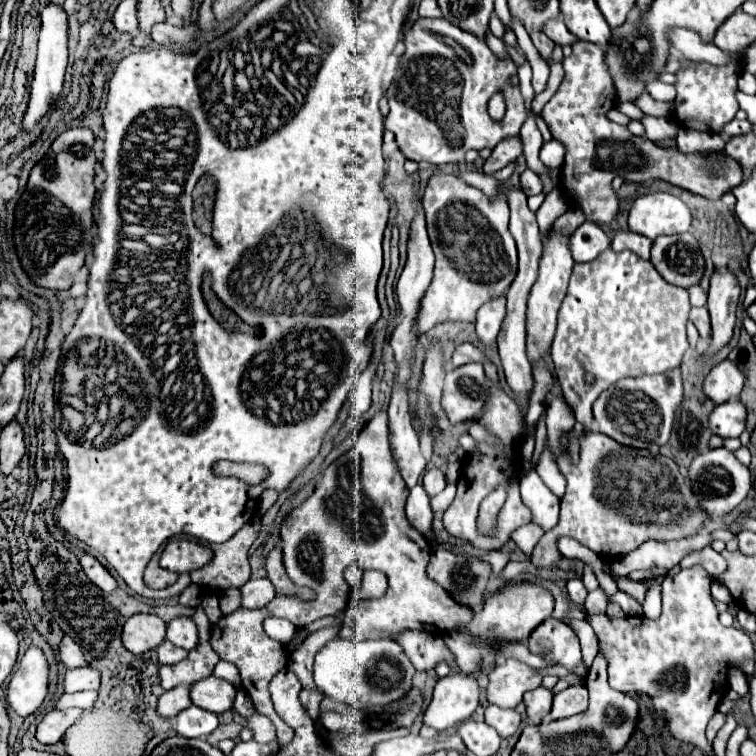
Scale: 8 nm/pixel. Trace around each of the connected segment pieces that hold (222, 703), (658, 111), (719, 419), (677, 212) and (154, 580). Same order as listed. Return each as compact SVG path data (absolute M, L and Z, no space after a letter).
M206 677L198 683L192 685L190 691L192 703L212 711L212 713L224 713L228 709L234 707L234 699L236 699L236 687L224 679L216 679L216 677Z
M646 91L634 99L634 103L646 113L646 115L652 115L652 117L666 117L674 111L674 103L660 103L660 101L654 101Z
M738 399L716 405L716 409L710 415L710 427L716 435L724 439L738 437L746 429L744 405Z
M650 193L632 203L628 217L630 231L648 239L658 235L686 233L692 225L692 213L678 197L670 193Z
M170 540L166 541L160 547L160 549L158 549L156 555L152 557L152 561L150 561L150 563L148 563L148 567L146 567L146 573L144 573L144 581L146 581L146 585L148 585L148 587L152 587L152 589L164 589L164 587L168 587L168 585L172 585L172 583L174 583L174 581L178 579L178 575L176 573L172 573L172 571L168 571L168 569L164 569L164 567L160 567L160 563L158 563L158 561L160 561L160 555L164 550L165 545L167 545L167 542L169 541Z

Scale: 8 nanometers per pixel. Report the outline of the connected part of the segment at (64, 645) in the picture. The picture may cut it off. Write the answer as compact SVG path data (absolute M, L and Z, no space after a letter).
M64 635L64 639L62 639L60 649L58 649L58 655L60 655L60 661L68 669L76 669L76 667L84 667L86 665L82 647L72 637L68 637L68 635Z

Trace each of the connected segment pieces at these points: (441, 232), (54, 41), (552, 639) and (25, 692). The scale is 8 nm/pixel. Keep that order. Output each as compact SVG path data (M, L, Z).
M520 155L514 165L514 175L498 183L498 193L494 197L466 185L454 175L436 173L430 177L422 203L436 255L436 267L434 279L420 303L418 333L426 333L434 325L446 321L474 321L476 311L488 303L488 299L506 295L508 287L516 279L518 251L514 237L508 231L510 211L506 191L520 189L518 175L526 169L526 157Z
M46 5L46 9L42 11L42 29L40 29L40 41L38 41L38 59L36 59L36 67L34 67L34 81L32 81L30 101L28 101L24 117L22 117L22 131L24 133L30 133L40 123L40 119L52 109L54 101L62 93L64 71L66 71L66 63L68 63L66 33L68 33L66 11L62 7Z
M546 619L540 623L528 637L528 649L536 655L542 655L546 661L568 667L570 671L582 659L576 633L570 625L560 623L558 619Z
M30 645L10 679L6 701L18 715L26 717L42 705L46 695L48 695L48 661L40 647Z

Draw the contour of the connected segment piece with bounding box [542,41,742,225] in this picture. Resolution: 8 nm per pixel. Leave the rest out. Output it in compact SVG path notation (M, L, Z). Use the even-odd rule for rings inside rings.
M588 41L572 43L572 55L564 57L562 65L566 77L554 97L546 103L542 117L546 119L552 137L564 143L566 149L560 169L560 187L566 193L566 199L582 209L586 221L610 225L616 219L620 199L612 187L612 179L620 175L620 163L622 171L626 171L626 179L646 181L658 177L714 201L742 183L740 165L726 153L684 155L680 151L668 151L656 147L650 139L636 137L626 127L612 123L606 113L616 107L616 91L606 63L606 51L598 45Z

